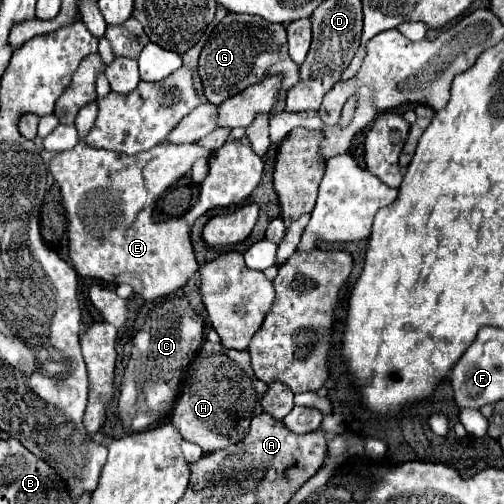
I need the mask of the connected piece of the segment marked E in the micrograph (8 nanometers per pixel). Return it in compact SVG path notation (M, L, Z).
M86 104L76 116L78 144L72 150L58 152L50 160L50 172L60 186L68 218L70 260L80 276L112 284L130 284L138 296L142 296L146 302L154 302L162 296L174 294L198 272L188 222L184 218L182 222L154 222L152 220L154 204L168 188L174 187L184 174L190 172L192 164L198 158L208 158L212 152L208 148L202 148L200 144L158 144L152 150L134 156L112 150L98 150L86 144L86 134L90 132L86 124L94 124L96 114L98 114L96 104Z

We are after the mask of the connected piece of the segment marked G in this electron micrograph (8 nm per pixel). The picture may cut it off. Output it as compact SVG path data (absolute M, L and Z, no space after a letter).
M228 12L226 18L214 28L212 36L208 38L206 46L200 54L198 74L204 84L204 92L208 102L220 104L226 98L242 92L246 86L260 82L268 74L284 74L284 86L280 90L280 98L272 110L258 115L246 129L246 138L252 150L260 156L266 154L270 146L269 120L275 113L284 110L284 96L290 86L298 82L298 66L288 56L288 42L286 42L286 28L282 24L270 24L264 18L252 14L234 14Z

